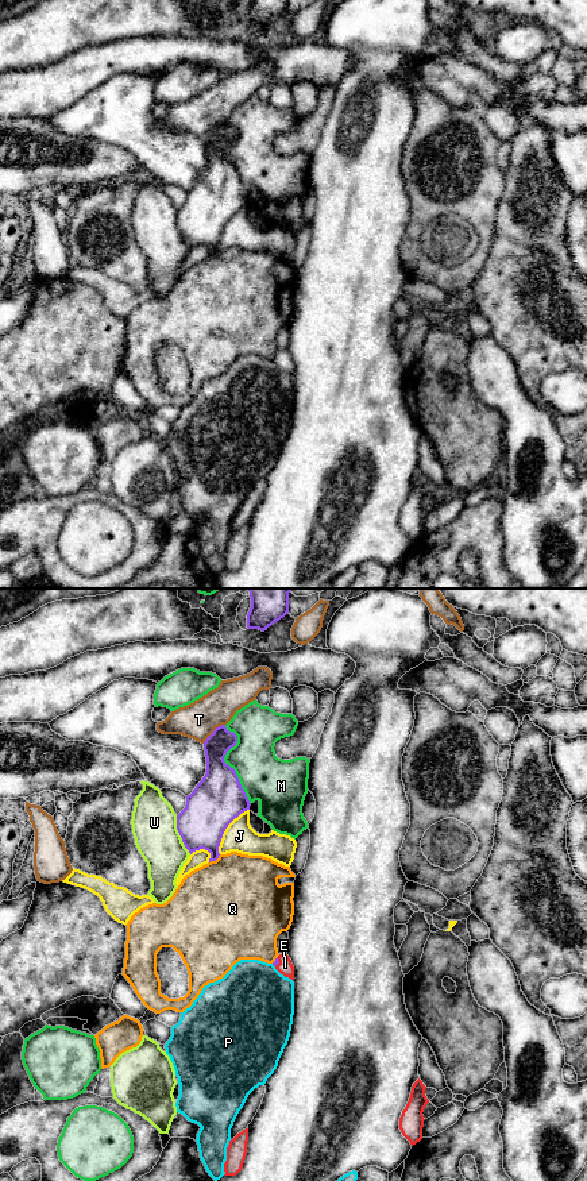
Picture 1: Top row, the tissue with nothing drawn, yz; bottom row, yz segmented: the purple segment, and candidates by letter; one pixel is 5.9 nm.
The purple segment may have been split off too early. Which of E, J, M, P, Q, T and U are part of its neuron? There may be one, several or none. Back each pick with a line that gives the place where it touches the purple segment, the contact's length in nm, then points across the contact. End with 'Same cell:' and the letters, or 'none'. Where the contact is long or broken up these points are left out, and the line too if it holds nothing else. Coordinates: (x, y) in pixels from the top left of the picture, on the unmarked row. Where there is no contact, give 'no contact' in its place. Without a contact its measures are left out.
E: meets purple in yz at (278, 358); contact 60 nm long; runs through yz (275, 358), (278, 358), (285, 362)
Same cell: E

